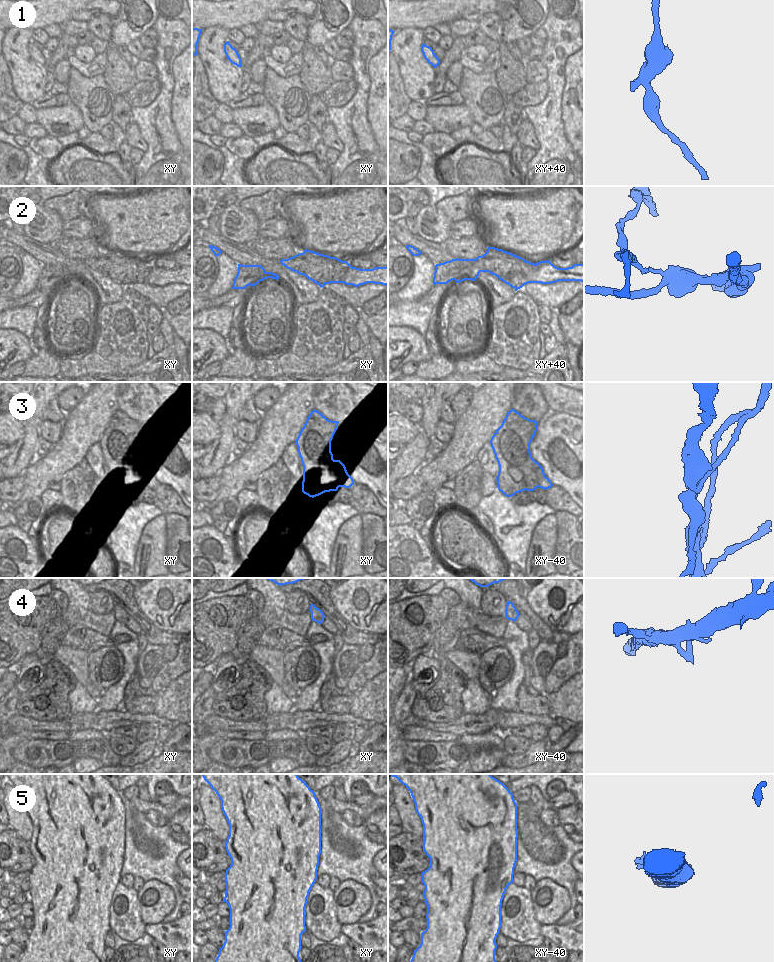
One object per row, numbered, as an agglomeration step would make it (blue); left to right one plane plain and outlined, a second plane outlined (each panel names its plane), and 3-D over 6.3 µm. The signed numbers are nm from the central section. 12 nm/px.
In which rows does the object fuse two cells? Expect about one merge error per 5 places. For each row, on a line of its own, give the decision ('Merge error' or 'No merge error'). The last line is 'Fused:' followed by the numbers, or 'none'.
1: No merge error
2: Merge error
3: Merge error
4: No merge error
5: No merge error
Fused: 2, 3

